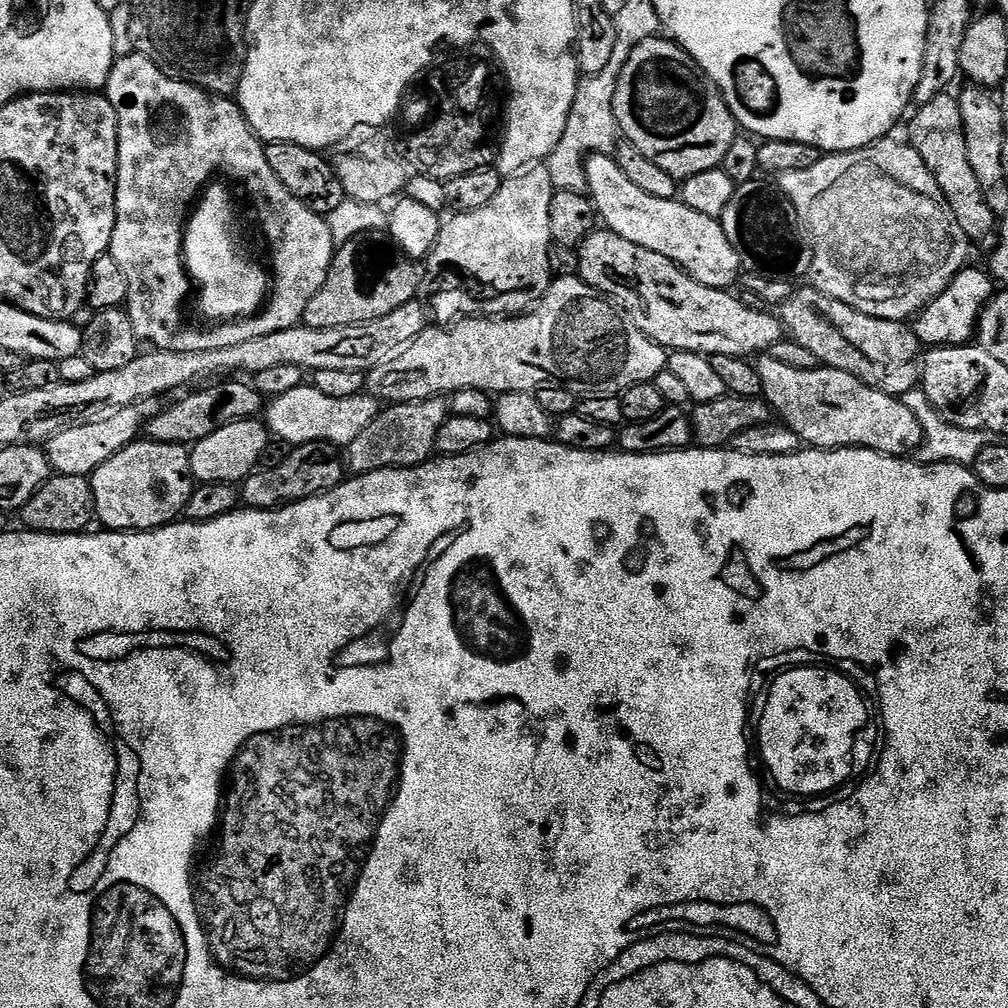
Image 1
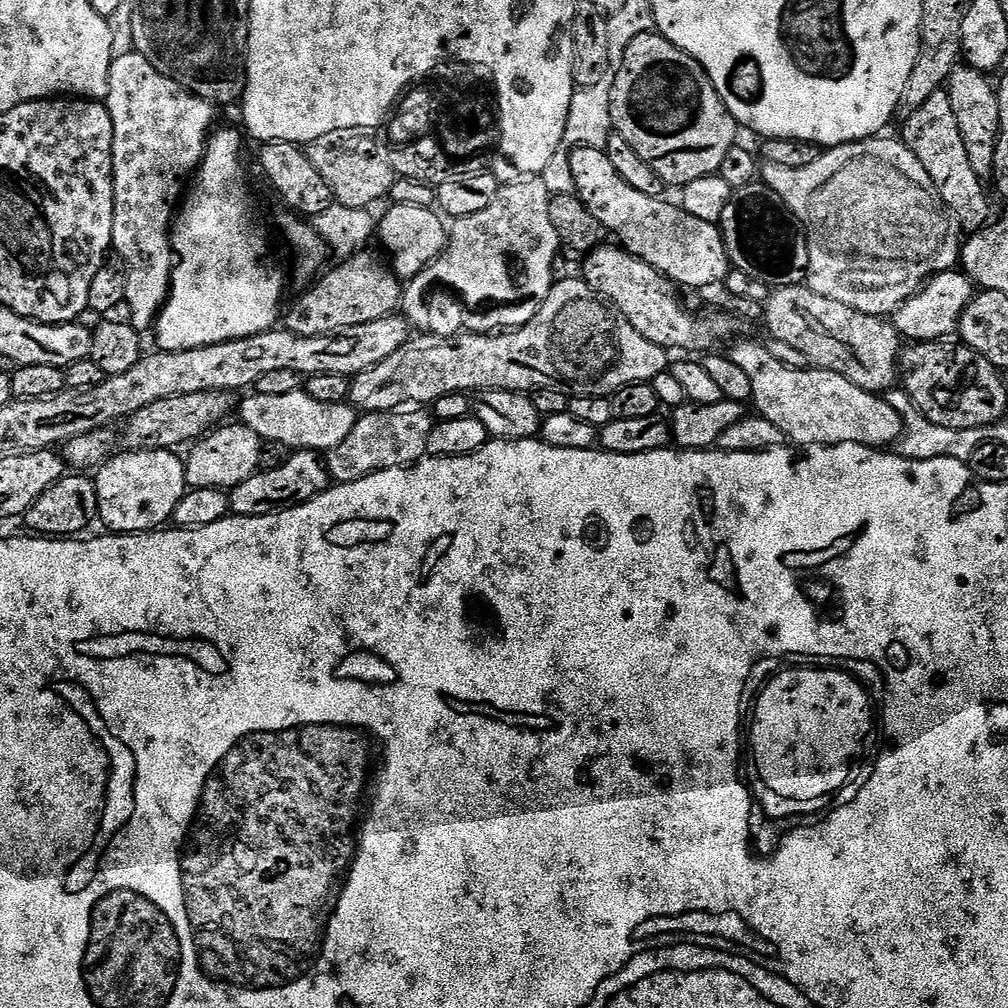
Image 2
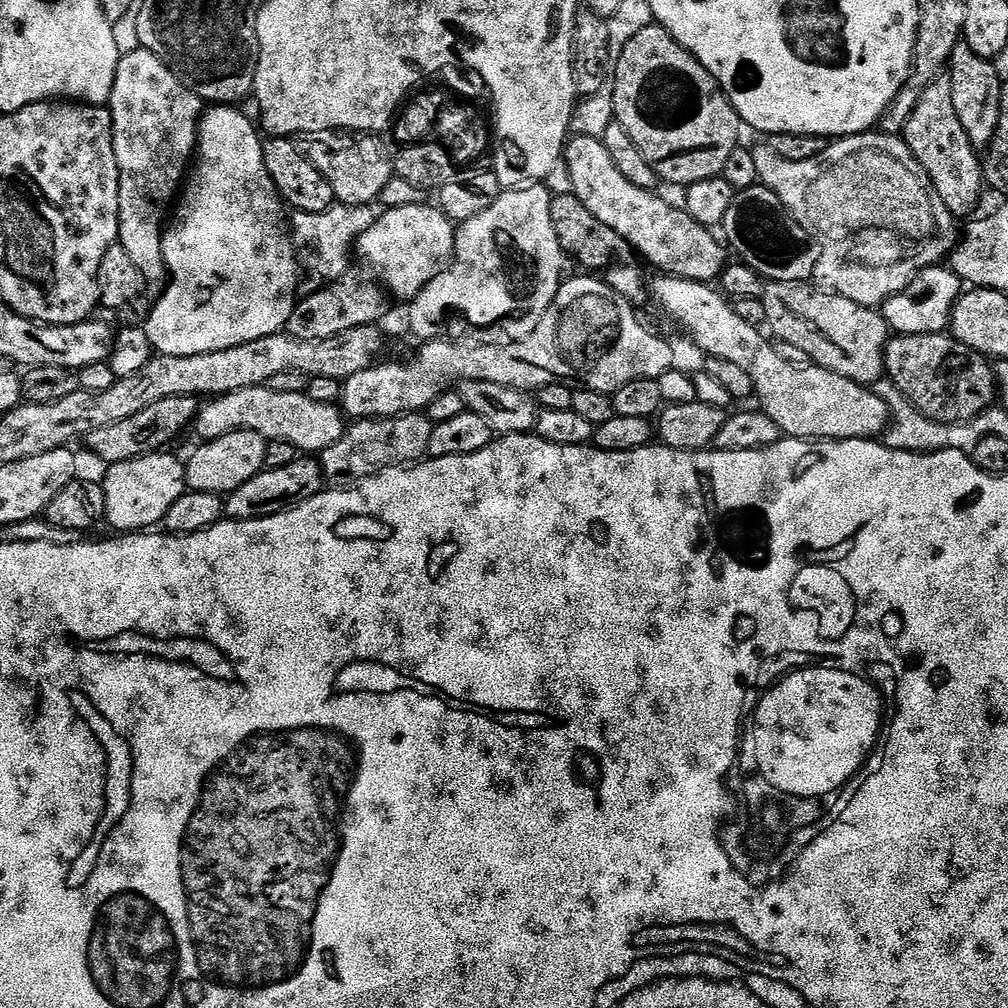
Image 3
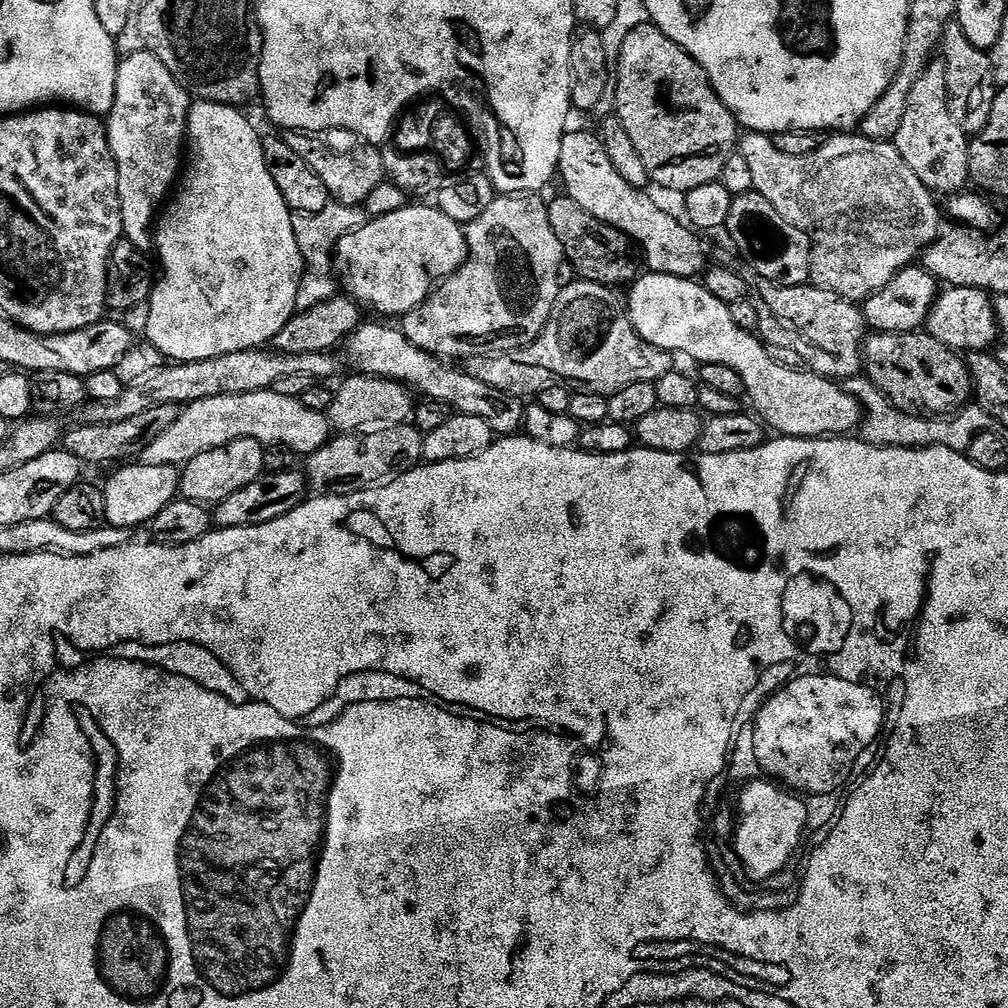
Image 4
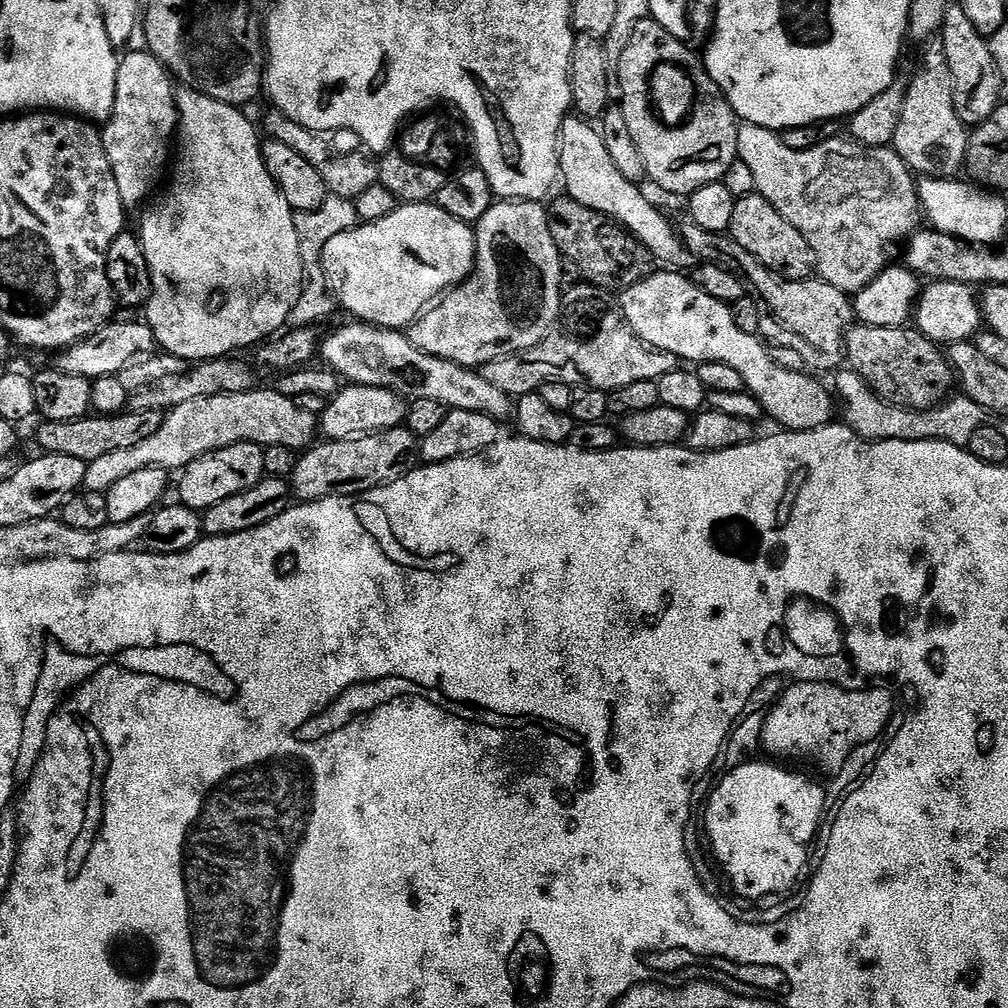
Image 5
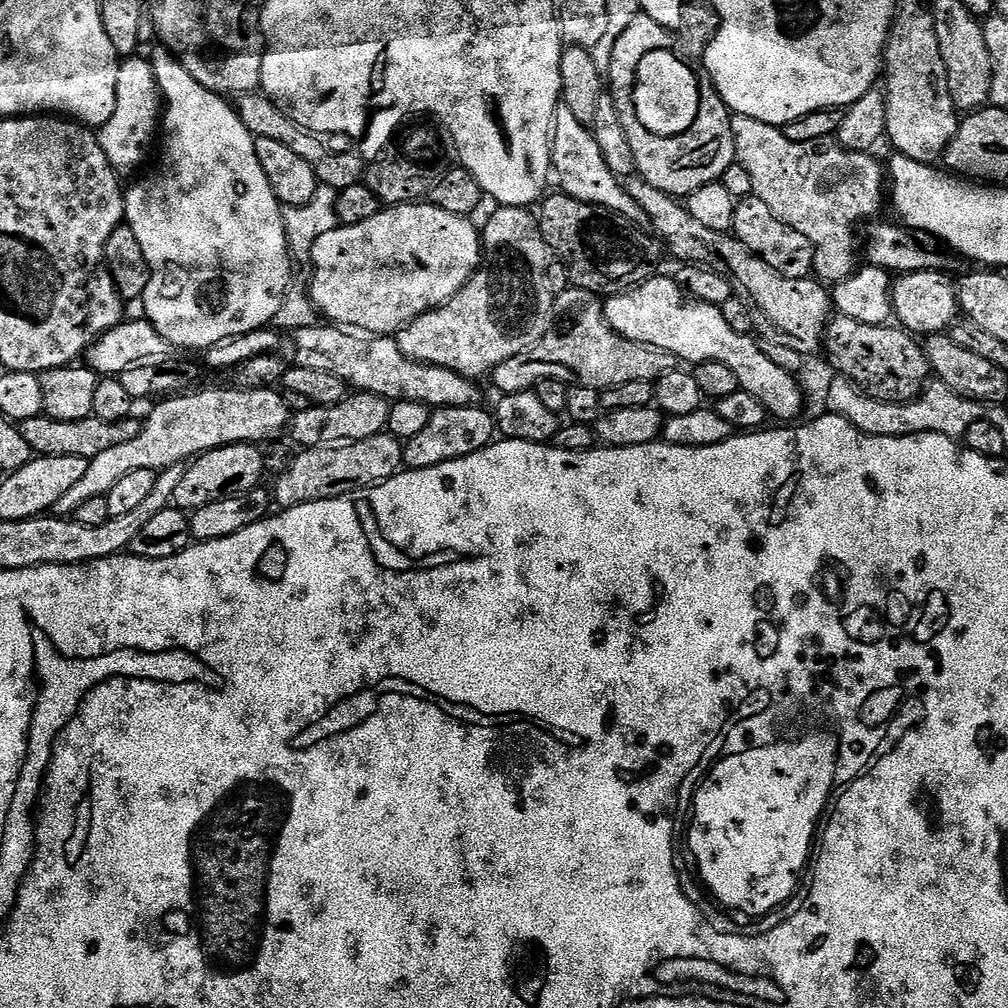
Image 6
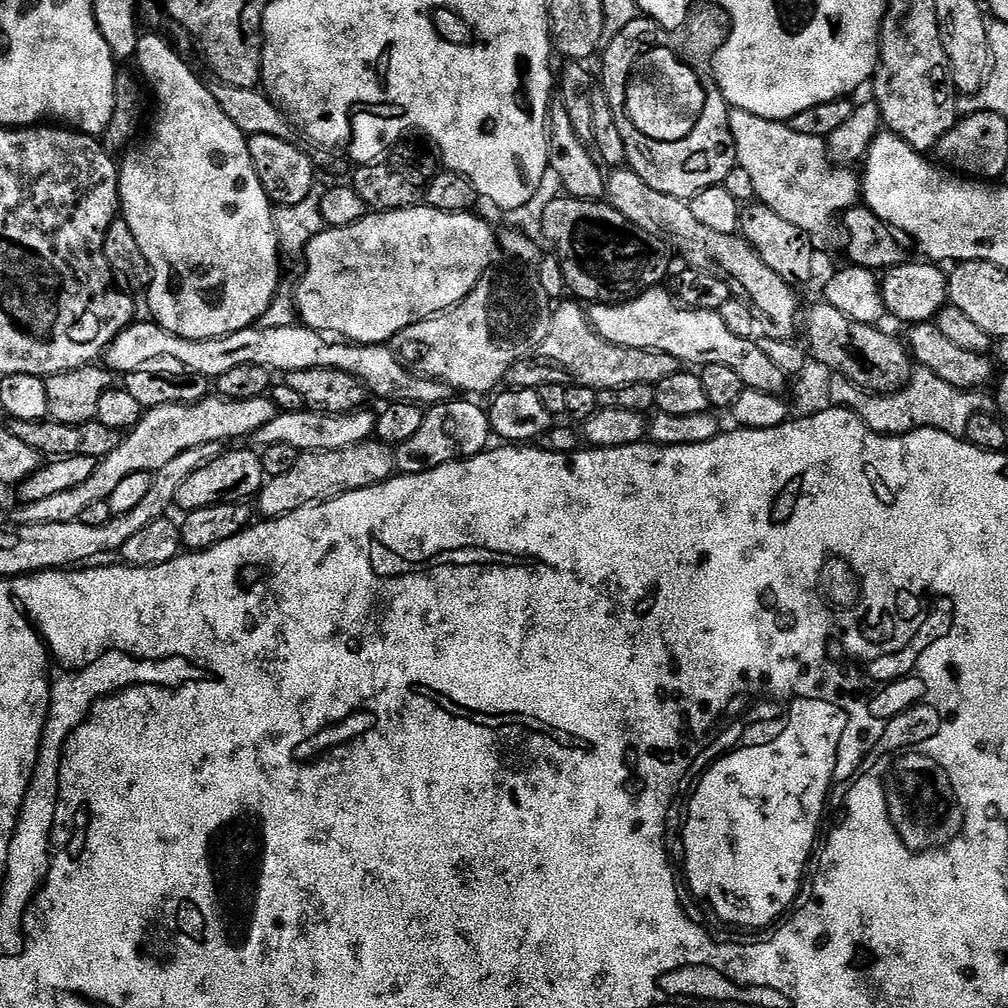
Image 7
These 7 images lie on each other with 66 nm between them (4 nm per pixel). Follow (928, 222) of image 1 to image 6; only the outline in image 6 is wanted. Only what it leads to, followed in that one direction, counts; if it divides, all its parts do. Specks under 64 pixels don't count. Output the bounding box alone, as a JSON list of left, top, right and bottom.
[732,115,886,282]

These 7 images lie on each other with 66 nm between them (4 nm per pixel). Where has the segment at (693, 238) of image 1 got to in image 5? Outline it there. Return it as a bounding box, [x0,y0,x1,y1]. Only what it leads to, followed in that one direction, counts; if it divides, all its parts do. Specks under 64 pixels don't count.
[558,118,690,270]

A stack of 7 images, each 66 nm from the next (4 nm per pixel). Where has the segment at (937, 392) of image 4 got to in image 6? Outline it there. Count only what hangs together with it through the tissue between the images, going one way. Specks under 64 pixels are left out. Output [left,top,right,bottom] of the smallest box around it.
[826,315,930,404]

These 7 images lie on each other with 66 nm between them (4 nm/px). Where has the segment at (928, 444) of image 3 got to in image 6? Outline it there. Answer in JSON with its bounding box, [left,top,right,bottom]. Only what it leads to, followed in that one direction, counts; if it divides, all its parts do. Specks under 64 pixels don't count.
[828,374,990,442]

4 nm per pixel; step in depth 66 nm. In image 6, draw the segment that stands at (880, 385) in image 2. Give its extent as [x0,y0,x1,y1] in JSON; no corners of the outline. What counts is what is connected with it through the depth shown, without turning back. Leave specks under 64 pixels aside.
[626,179,834,358]

